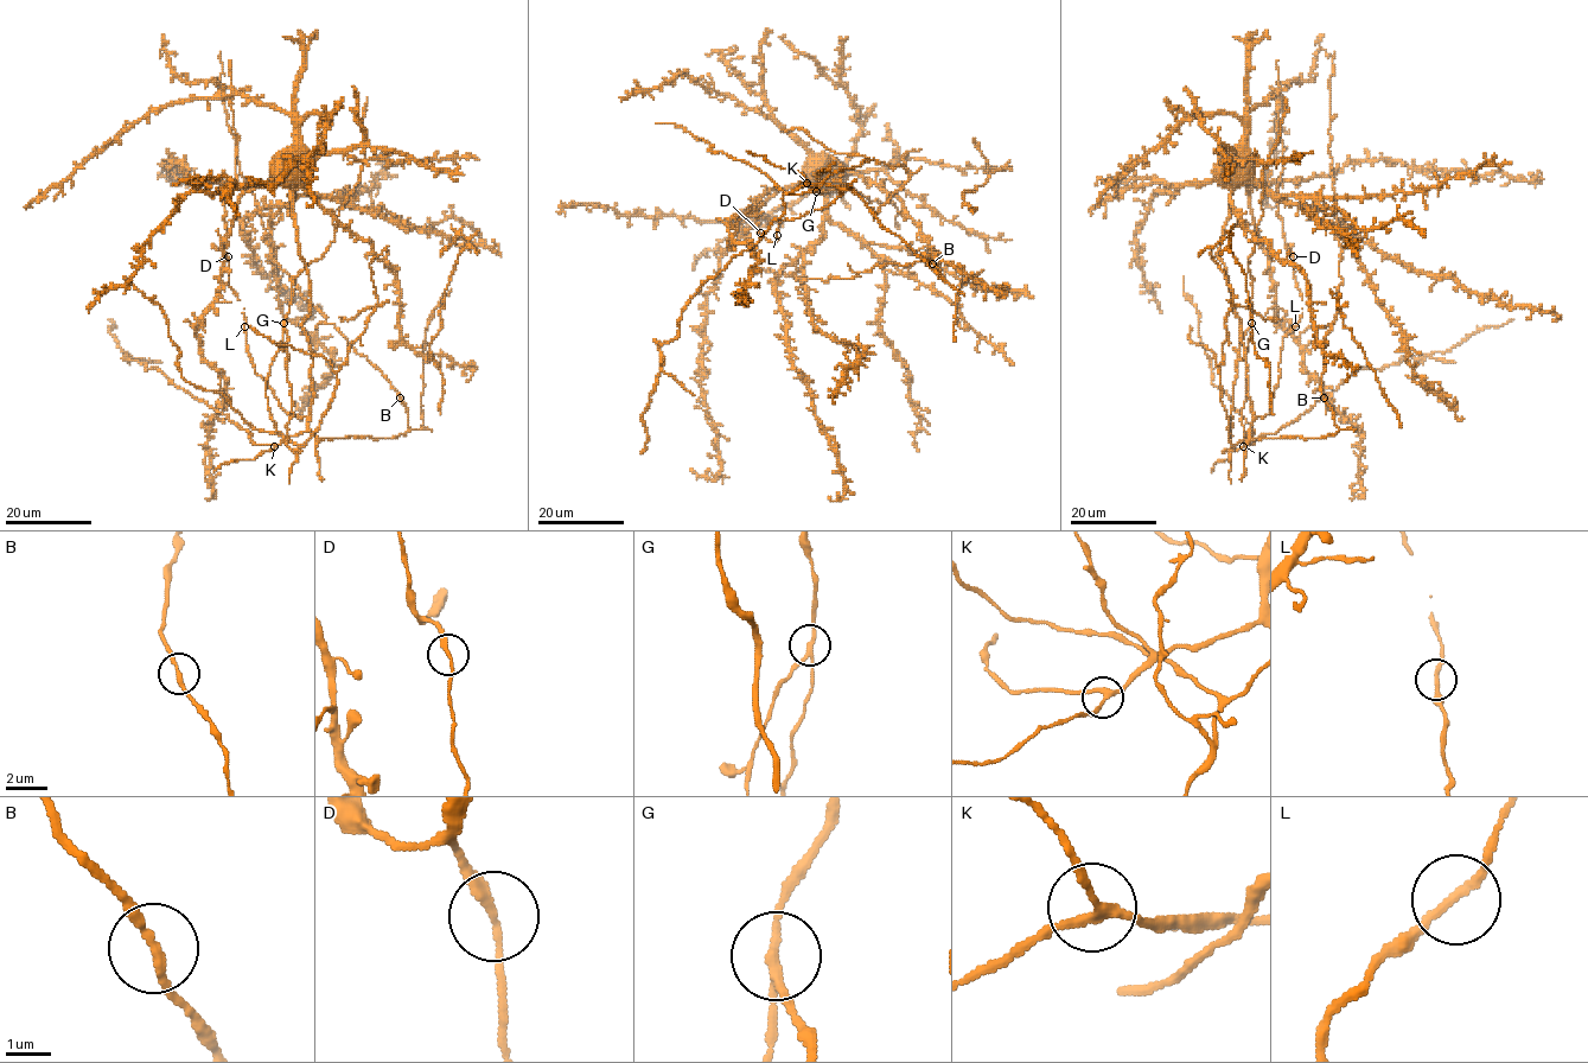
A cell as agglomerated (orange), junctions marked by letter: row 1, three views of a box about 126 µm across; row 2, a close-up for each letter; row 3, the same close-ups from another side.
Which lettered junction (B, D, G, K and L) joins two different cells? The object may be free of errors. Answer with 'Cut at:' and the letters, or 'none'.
Cut at: G

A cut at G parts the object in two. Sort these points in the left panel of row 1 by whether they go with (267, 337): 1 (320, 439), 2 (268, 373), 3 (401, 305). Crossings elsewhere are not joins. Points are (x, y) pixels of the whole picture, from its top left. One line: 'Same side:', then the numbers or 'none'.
Same side: none

